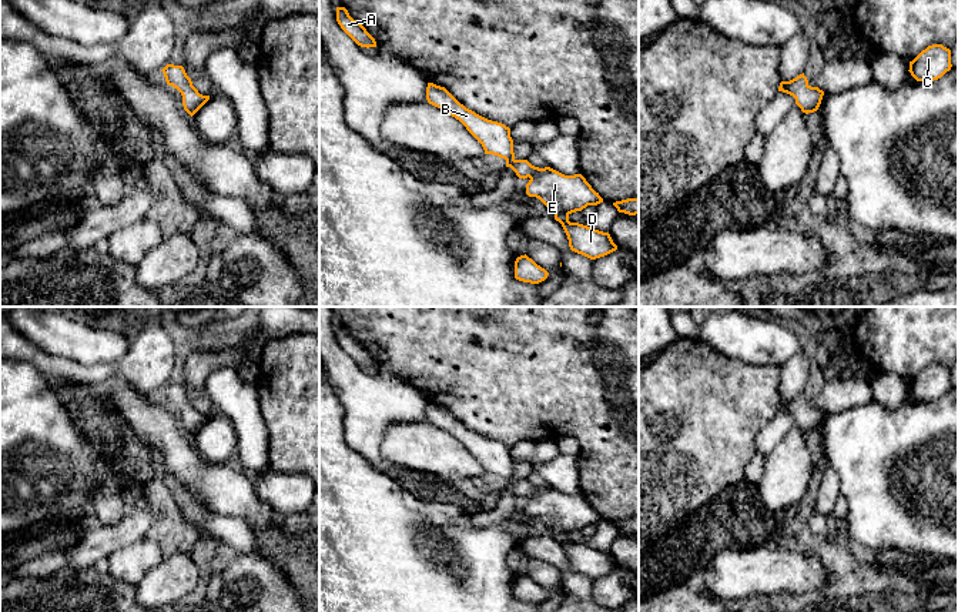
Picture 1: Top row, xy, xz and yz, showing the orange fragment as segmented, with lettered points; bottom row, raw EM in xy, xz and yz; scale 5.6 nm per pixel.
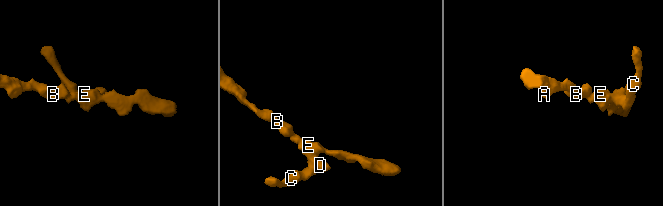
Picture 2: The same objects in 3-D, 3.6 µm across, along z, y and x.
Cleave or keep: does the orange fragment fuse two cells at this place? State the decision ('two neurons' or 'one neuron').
one neuron

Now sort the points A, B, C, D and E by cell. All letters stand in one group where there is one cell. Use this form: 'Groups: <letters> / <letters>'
Groups: A B C D E

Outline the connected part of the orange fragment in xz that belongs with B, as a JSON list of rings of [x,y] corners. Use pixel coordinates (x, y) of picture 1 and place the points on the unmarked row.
[[[428,402],[426,419],[459,439],[482,464],[485,474],[505,478],[506,486],[510,486],[519,498],[530,498],[526,514],[539,518],[555,534],[572,571],[596,579],[617,569],[609,552],[569,541],[572,532],[603,522],[582,494],[565,495],[550,486],[539,488],[527,479],[516,479],[510,448],[466,428],[445,407]]]

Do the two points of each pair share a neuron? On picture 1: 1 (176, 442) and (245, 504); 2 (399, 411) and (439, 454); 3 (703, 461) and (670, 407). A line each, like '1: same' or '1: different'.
1: same
2: different
3: same

